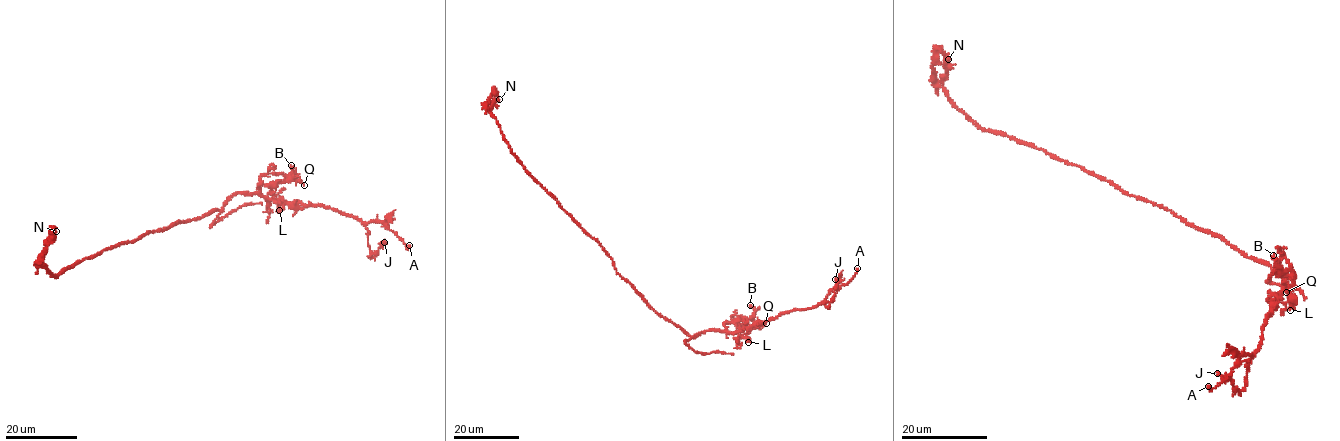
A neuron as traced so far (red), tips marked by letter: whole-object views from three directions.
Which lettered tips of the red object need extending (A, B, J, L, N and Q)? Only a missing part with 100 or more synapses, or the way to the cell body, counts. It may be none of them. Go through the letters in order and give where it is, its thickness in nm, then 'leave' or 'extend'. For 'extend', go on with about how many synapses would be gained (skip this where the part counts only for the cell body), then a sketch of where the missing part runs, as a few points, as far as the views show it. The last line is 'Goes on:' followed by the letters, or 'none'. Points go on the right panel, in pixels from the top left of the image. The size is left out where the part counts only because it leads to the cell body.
A: place (1208, 386); calibre 240 nm; leave
B: place (1273, 255); calibre 170 nm; leave
J: place (1217, 373); calibre 170 nm; leave
L: place (1290, 310); calibre 110 nm; leave
N: place (948, 59); calibre 320 nm; leave
Q: place (1286, 292); calibre 100 nm; leave
Goes on: none

